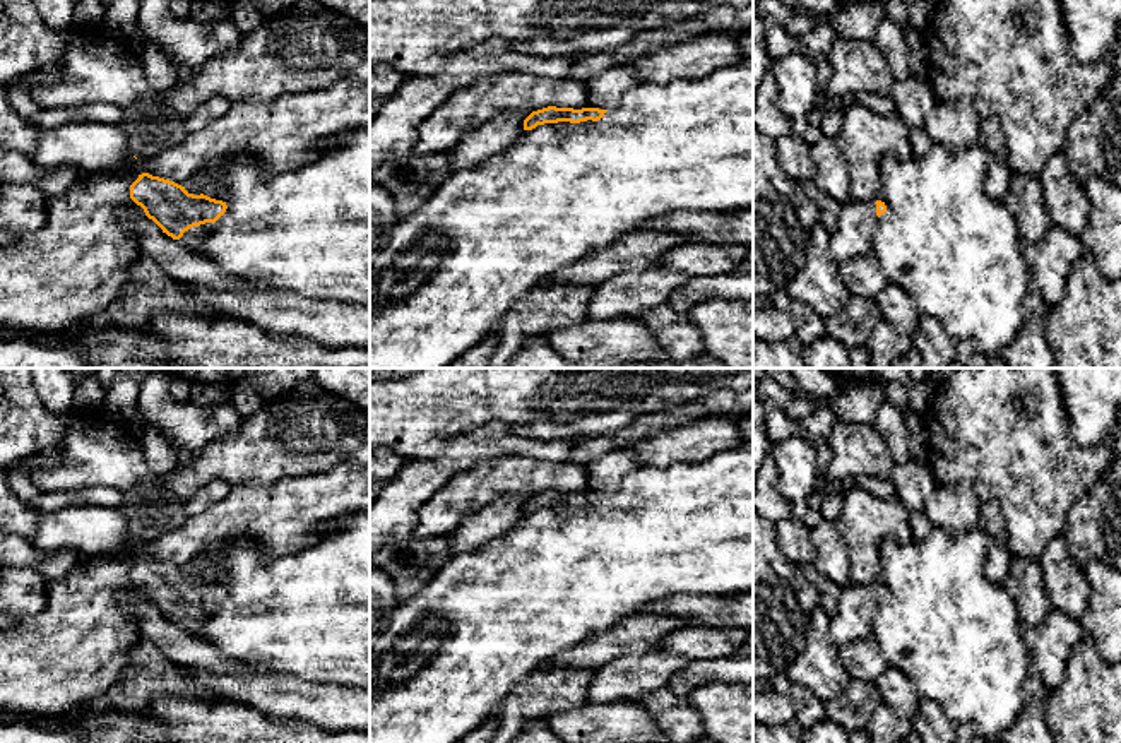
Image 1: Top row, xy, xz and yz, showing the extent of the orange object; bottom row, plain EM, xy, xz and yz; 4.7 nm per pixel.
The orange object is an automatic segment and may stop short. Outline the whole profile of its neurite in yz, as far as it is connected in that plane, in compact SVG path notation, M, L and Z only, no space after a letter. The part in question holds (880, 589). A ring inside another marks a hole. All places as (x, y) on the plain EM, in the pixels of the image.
M849 584L842 589L839 606L830 616L828 640L840 647L847 642L869 637L869 623L876 613L876 604L887 596L881 584Z

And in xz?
M618 450L606 454L584 464L587 471L587 490L582 493L548 490L532 495L524 503L524 514L532 514L537 508L558 507L558 505L597 505L609 491L614 491L620 481L637 467L642 467L640 461L628 450Z

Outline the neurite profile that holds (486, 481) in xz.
M501 455L476 462L436 490L416 512L416 539L438 539L460 520L503 496L532 496L548 490L582 493L587 490L584 466L525 455Z

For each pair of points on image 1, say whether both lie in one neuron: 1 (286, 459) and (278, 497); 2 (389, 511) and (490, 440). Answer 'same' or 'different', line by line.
1: different
2: same

